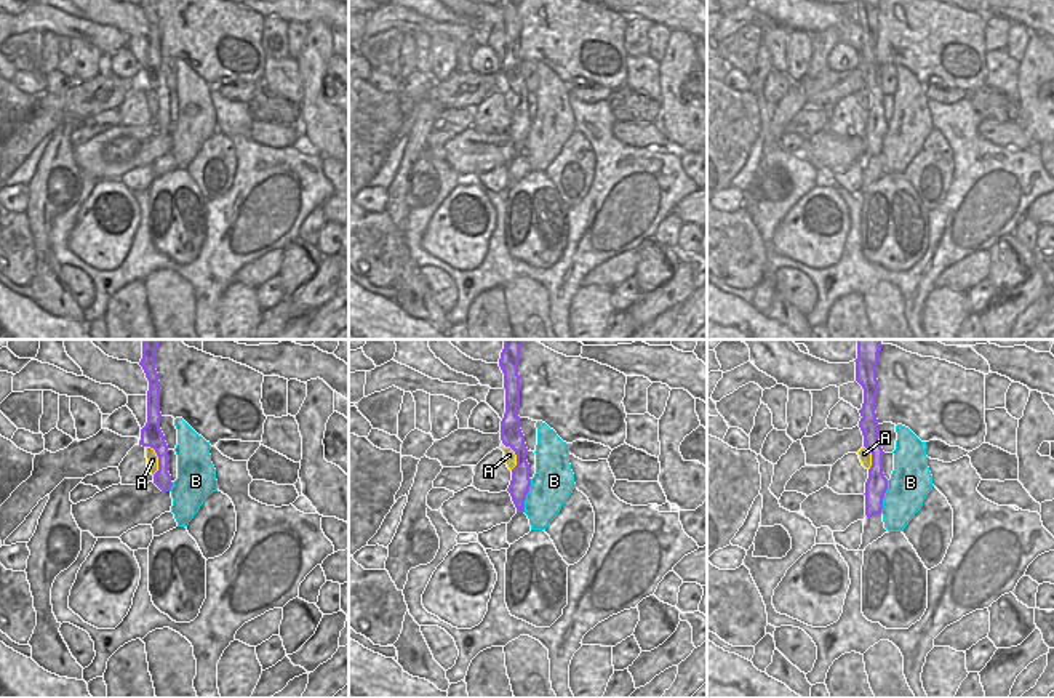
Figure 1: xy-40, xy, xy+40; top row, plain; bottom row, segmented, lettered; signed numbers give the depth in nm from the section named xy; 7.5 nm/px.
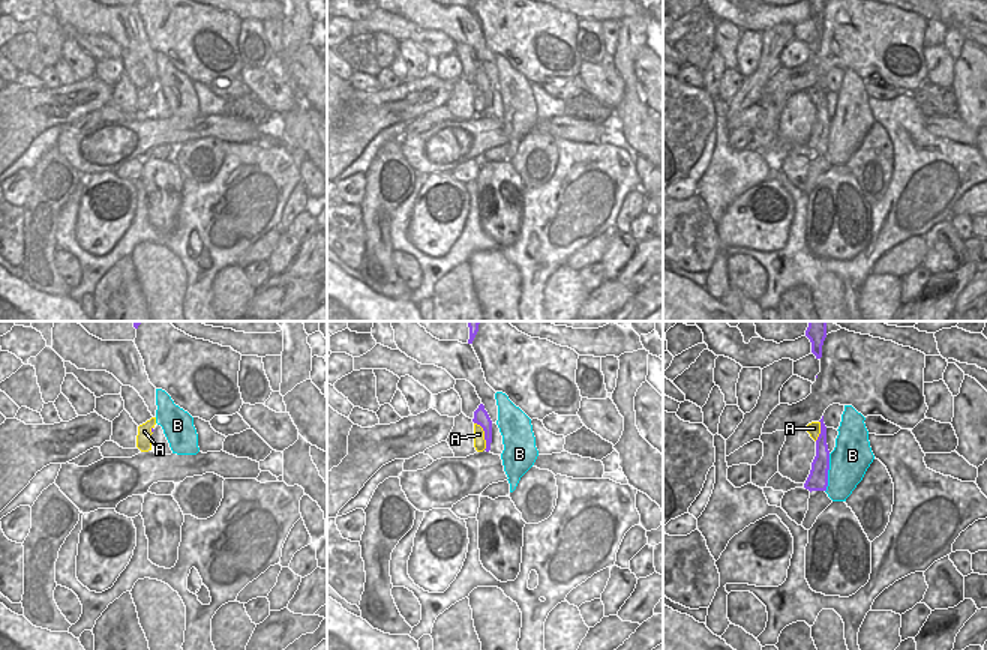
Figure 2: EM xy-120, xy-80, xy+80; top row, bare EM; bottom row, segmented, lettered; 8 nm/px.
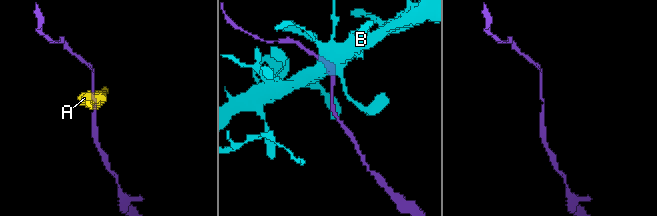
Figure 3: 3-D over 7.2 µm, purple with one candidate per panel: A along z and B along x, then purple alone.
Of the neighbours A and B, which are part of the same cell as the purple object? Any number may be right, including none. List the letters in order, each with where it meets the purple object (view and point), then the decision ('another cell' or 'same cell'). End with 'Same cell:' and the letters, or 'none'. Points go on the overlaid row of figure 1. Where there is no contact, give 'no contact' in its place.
A: meets purple in xy-40 at (159, 458); another cell
B: meets purple in xy at (526, 493); another cell
Same cell: none

